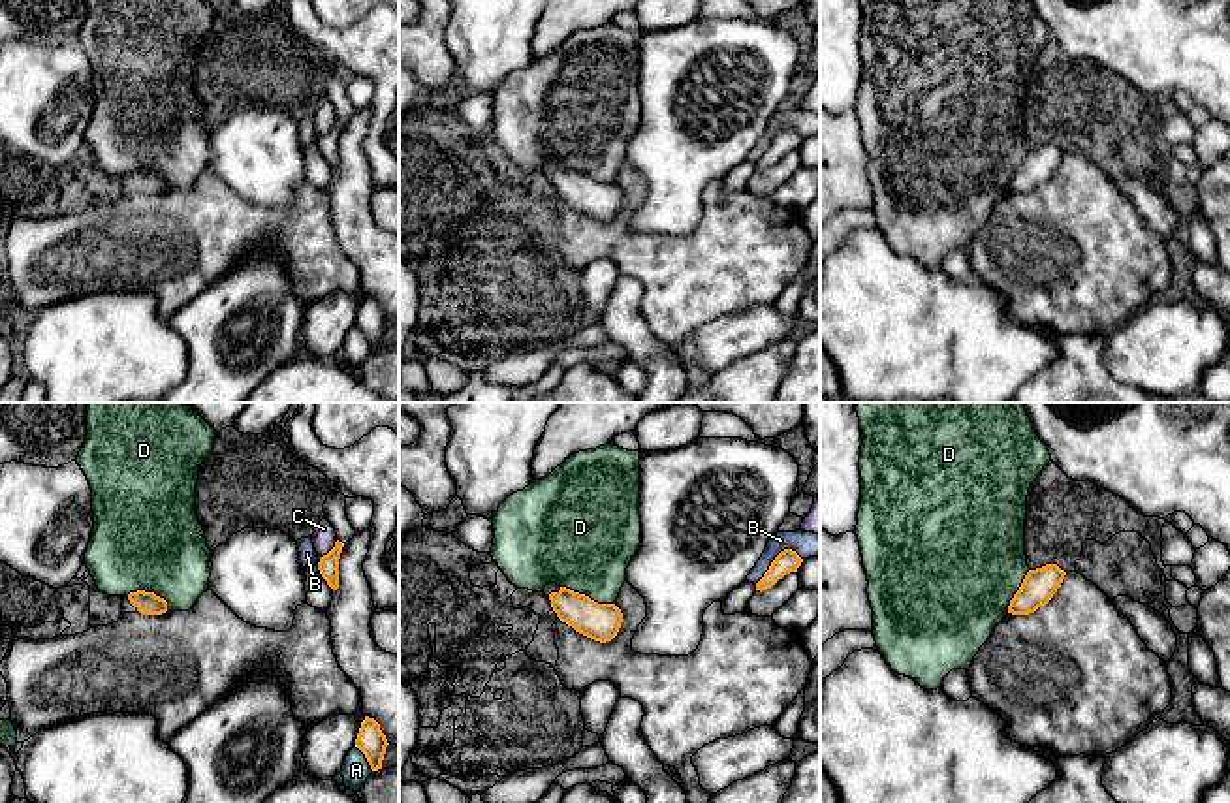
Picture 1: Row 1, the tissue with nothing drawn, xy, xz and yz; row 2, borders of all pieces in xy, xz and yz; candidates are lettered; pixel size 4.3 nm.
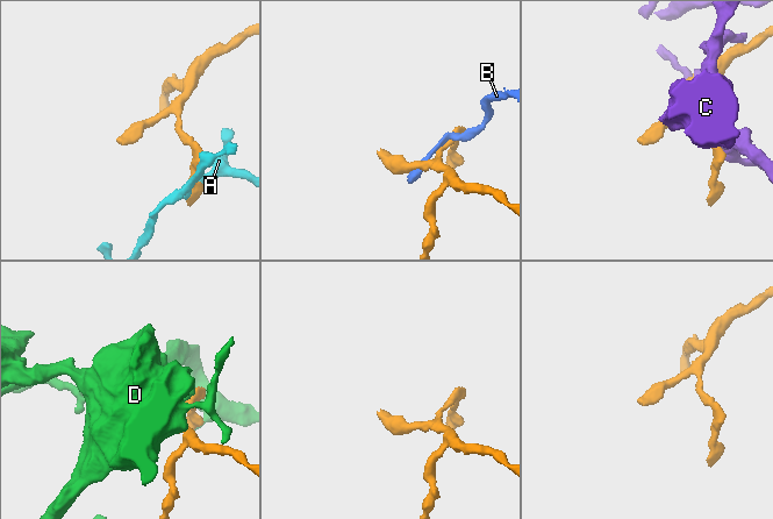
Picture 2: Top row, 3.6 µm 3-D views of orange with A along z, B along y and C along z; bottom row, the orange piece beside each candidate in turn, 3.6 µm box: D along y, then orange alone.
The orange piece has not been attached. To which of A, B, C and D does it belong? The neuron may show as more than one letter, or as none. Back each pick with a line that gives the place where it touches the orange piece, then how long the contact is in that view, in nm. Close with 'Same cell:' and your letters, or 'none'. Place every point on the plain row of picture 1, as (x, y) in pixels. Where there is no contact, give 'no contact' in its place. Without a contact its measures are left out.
Same cell: none

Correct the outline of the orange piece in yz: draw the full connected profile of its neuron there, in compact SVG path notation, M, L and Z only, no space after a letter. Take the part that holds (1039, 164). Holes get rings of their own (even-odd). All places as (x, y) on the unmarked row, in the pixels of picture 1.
M1057 143L1029 149L1008 184L1012 194L1029 194L1046 184L1061 165L1066 150Z

